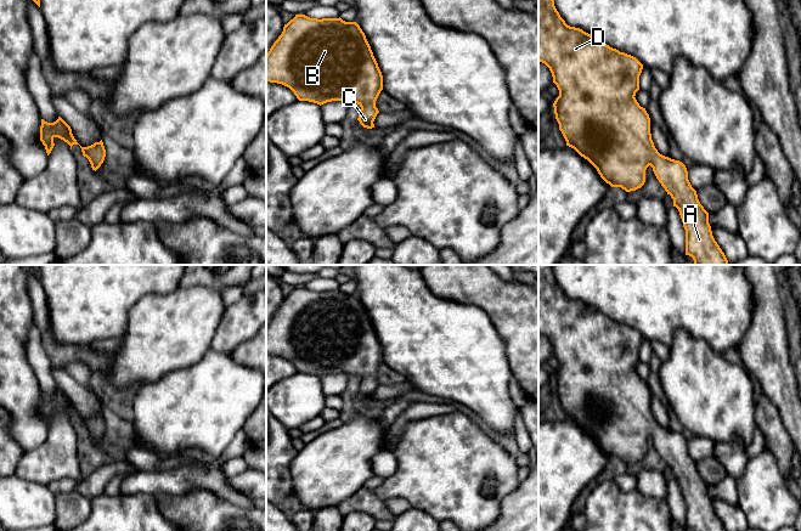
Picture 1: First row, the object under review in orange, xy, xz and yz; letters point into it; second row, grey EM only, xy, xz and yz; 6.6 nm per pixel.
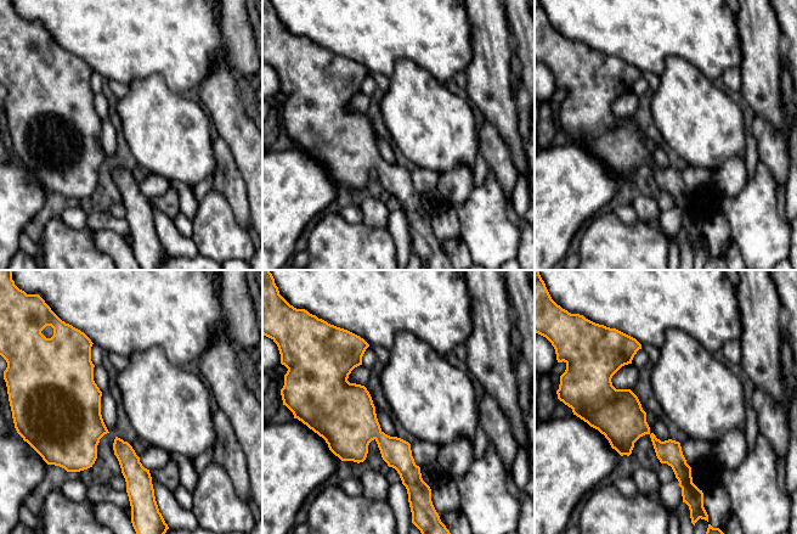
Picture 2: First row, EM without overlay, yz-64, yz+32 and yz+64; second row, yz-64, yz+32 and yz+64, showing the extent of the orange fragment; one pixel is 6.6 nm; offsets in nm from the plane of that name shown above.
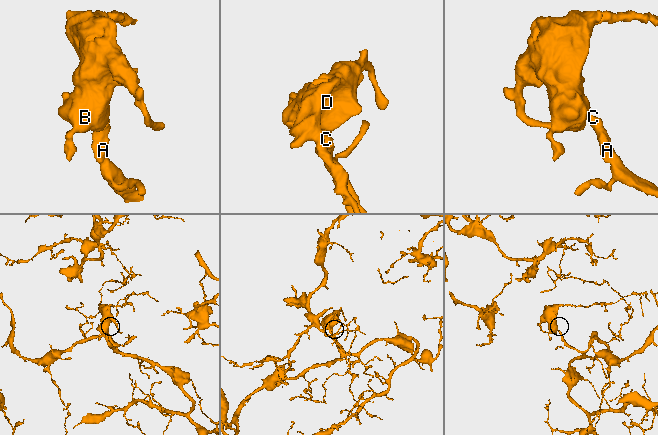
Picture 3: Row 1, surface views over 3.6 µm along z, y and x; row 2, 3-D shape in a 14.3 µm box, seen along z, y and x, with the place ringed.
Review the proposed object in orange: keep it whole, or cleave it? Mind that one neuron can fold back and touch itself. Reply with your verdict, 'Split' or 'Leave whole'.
Leave whole

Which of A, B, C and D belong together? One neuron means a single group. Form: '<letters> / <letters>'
A B C D

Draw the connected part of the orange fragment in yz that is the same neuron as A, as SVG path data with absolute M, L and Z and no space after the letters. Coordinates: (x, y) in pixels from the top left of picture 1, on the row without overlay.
M538 265L538 333L549 340L559 362L553 379L566 418L587 431L607 456L626 464L644 457L645 442L650 437L679 484L686 502L686 527L693 531L727 531L712 508L709 485L688 452L686 437L660 427L654 418L649 386L634 369L643 337L582 301L568 298L557 283L551 265Z

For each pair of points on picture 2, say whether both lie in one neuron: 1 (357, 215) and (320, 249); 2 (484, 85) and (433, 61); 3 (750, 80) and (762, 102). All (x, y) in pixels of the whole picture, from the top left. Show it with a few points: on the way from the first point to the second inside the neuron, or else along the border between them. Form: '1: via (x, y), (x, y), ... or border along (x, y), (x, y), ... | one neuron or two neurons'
1: border along (338, 211), (350, 223), (362, 221) | two neurons
2: border along (473, 43), (473, 58), (464, 71) | two neurons
3: via (755, 85), (762, 93), (762, 97) | one neuron

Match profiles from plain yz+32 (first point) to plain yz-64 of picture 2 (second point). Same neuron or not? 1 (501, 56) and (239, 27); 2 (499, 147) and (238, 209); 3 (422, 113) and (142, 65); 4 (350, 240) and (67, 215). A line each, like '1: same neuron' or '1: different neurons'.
1: same neuron
2: same neuron
3: different neurons
4: different neurons

